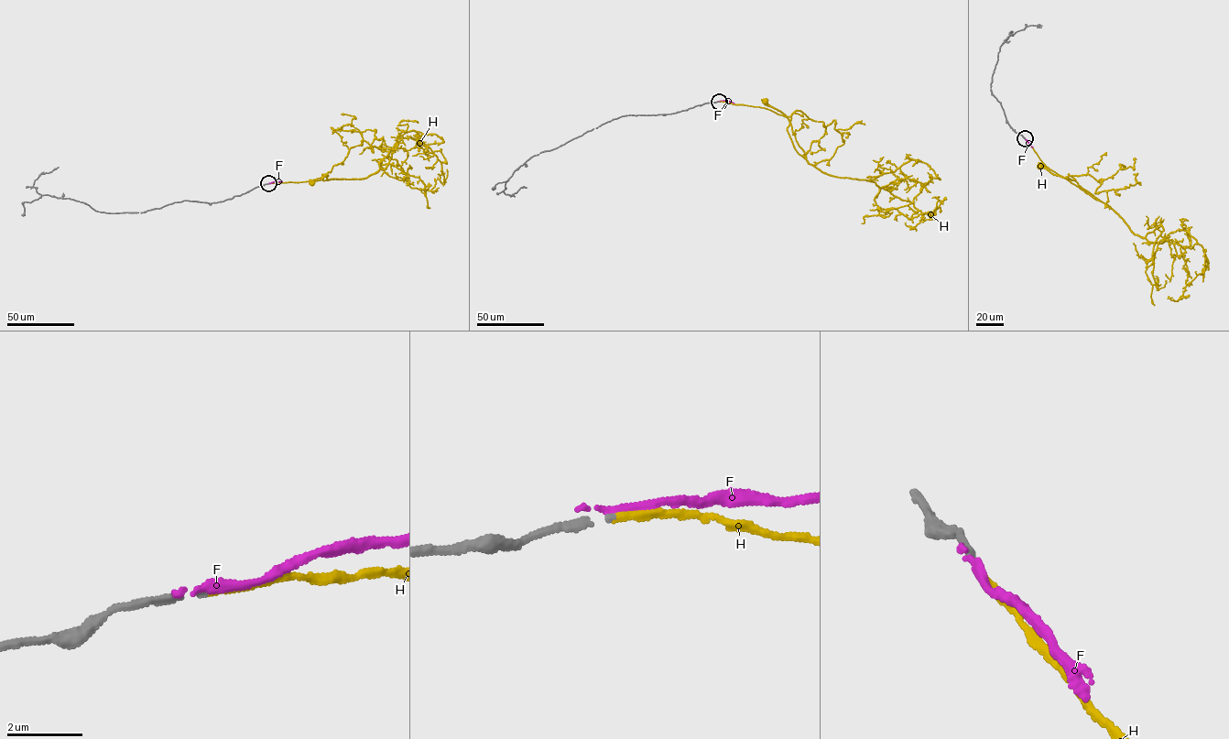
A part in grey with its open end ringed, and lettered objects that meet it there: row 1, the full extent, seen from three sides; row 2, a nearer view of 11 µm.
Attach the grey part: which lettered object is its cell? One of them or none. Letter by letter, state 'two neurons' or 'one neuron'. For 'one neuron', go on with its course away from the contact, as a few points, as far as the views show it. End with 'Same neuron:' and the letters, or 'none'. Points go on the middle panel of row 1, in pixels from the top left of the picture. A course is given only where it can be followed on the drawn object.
F: two neurons
H: one neuron; course (719, 101), (765, 108), (786, 116), (765, 101)
Same neuron: H

